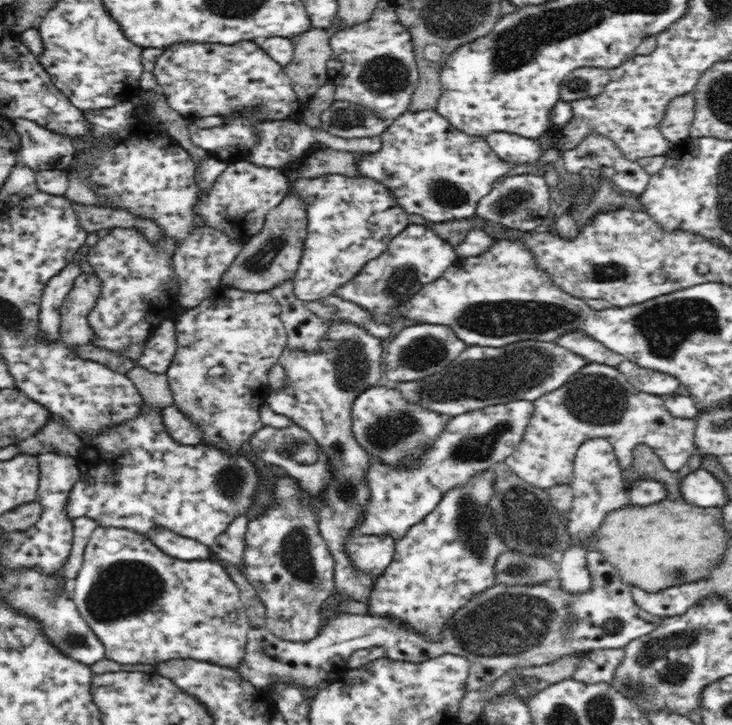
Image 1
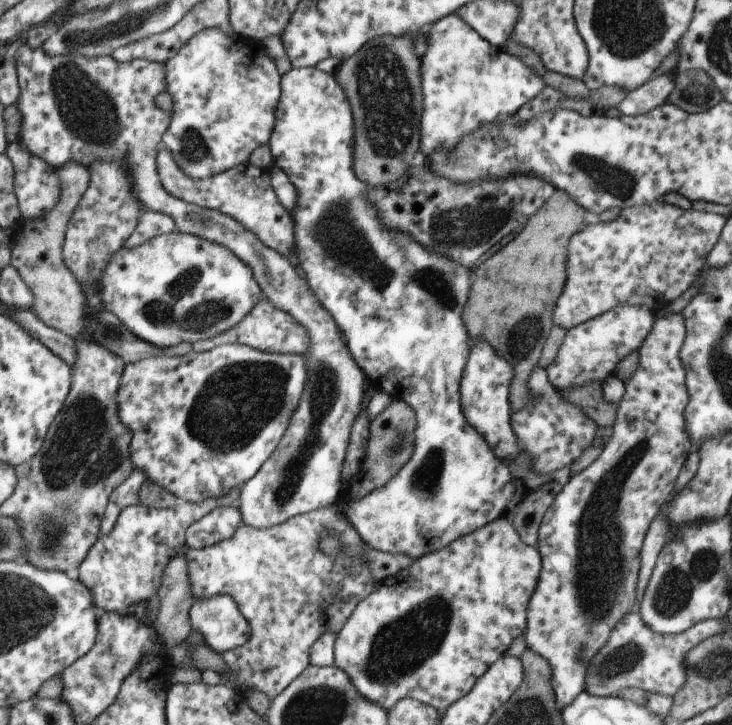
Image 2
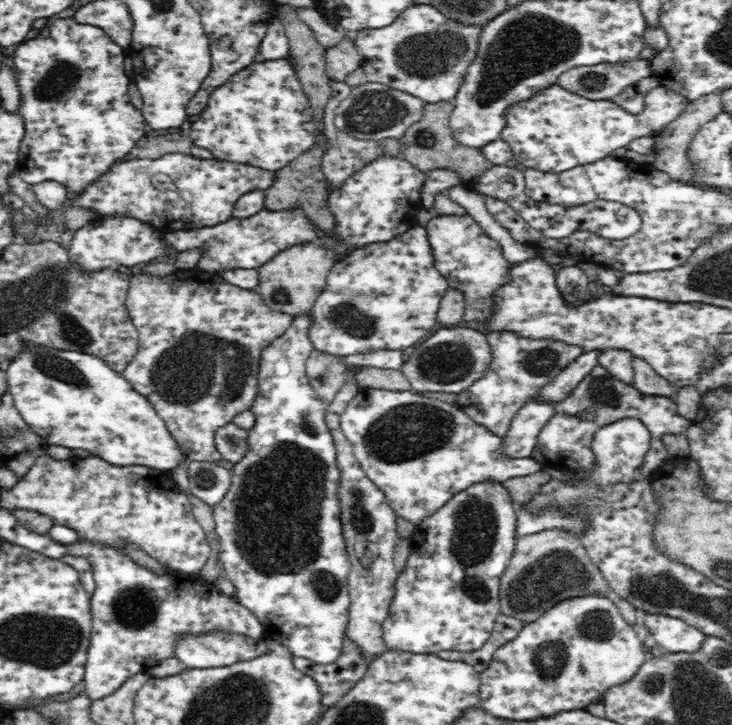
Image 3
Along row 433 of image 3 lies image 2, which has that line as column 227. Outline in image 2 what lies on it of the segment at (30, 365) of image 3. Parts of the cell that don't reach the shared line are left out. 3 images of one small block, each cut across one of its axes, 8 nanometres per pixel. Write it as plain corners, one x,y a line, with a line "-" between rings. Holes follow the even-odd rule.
217,28
201,30
191,36
185,46
164,62
165,91
171,96
171,120
161,141
169,151
175,166
193,180
205,180
242,165
257,148
267,144
275,122
275,108
279,102
281,82
273,60
265,54
260,41
241,38
235,33
223,34

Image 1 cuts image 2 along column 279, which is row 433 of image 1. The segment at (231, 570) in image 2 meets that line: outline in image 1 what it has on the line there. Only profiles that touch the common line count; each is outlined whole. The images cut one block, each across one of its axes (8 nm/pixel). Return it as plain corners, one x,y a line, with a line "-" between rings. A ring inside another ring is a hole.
589,363
568,379
566,384
531,403
533,411
523,432
522,440
515,448
513,455
508,456
504,462
524,483
541,489
571,483
575,454
584,442
592,438
602,438
610,442
623,471
633,464
634,448
640,444
650,446
653,452
662,459
662,463
672,471
680,470
690,456
695,454
693,419
672,416
665,407
663,397
638,390
629,383
626,376
607,364

